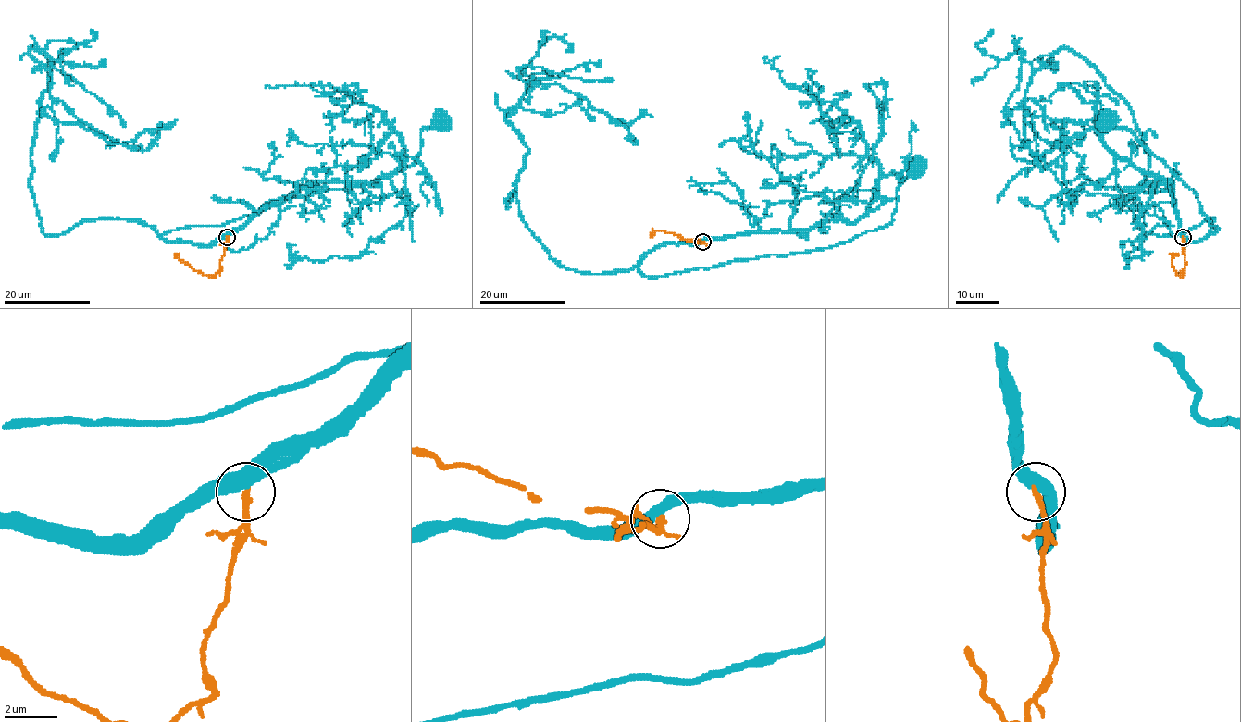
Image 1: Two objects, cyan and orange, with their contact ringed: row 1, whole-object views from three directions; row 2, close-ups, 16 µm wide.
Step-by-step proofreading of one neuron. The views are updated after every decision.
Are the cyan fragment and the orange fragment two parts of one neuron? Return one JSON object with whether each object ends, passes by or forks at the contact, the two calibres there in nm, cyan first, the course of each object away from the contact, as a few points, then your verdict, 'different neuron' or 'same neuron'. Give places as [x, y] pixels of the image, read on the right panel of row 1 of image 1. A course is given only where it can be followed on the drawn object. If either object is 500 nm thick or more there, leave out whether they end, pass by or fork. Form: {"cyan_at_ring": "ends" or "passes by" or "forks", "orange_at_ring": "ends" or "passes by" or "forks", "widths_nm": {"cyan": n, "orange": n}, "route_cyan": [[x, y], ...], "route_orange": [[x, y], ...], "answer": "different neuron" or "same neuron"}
{"cyan_at_ring": "passes by", "orange_at_ring": "ends", "widths_nm": {"cyan": 440, "orange": 200}, "route_cyan": [[1182, 237], [1183, 244], [1195, 242], [1218, 228], [1161, 160], [1104, 119]], "route_orange": [[1183, 237], [1185, 262], [1181, 277], [1172, 263], [1178, 254]], "answer": "different neuron"}

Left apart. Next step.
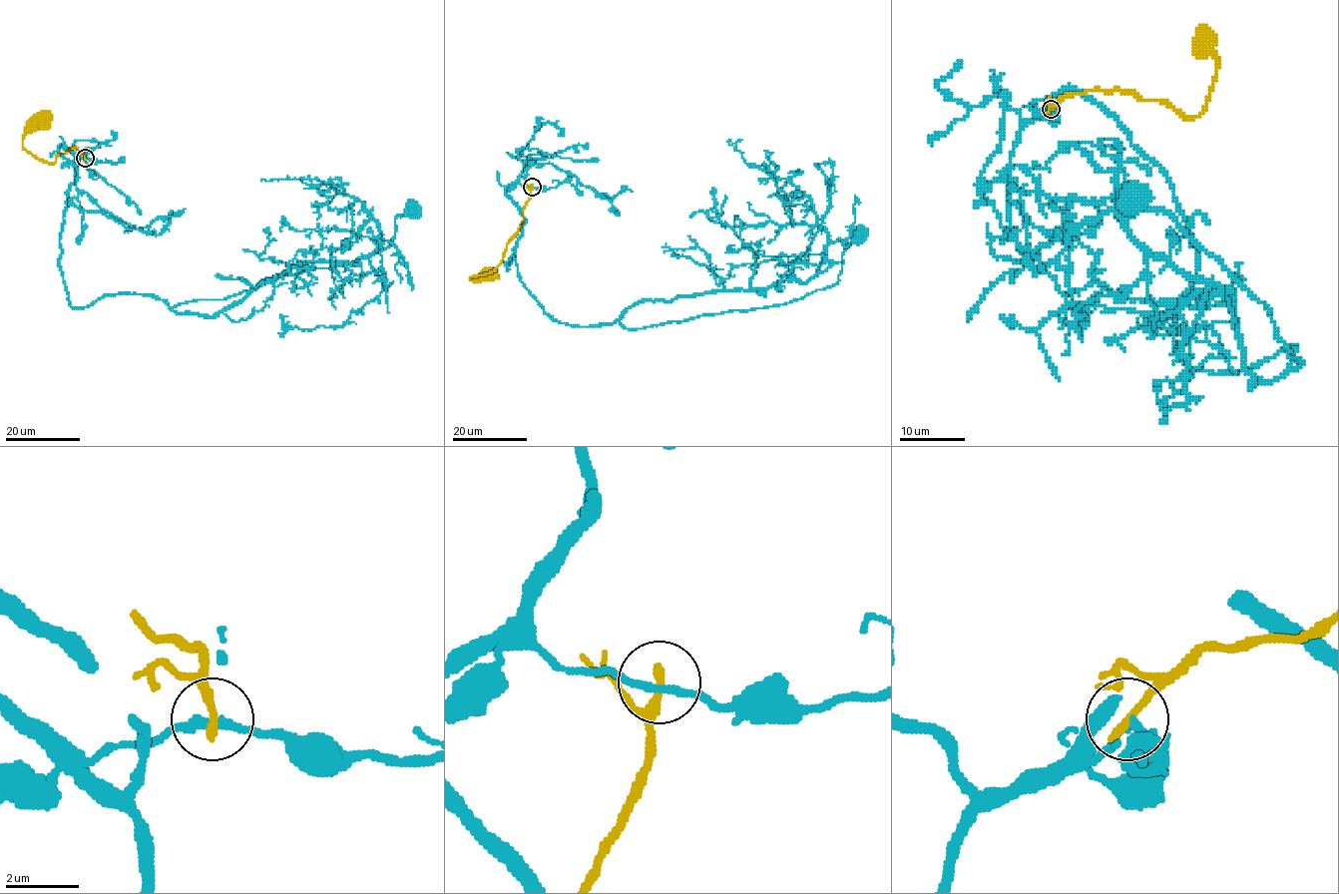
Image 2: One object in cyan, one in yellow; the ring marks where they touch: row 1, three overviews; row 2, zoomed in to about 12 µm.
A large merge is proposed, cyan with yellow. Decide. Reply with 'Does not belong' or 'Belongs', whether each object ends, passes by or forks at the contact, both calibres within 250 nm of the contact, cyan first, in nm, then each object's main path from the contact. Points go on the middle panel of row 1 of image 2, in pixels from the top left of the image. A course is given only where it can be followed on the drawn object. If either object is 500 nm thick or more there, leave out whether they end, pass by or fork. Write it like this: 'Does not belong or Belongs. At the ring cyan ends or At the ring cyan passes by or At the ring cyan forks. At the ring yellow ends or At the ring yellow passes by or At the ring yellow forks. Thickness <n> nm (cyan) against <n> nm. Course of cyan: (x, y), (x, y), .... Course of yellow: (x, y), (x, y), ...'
Does not belong. At the ring cyan passes by. At the ring yellow ends. Thickness 220 nm (cyan) against 260 nm. Course of cyan: (532, 187), (506, 189), (524, 219), (507, 269), (511, 255), (568, 324), (800, 299), (838, 280), (861, 231). Course of yellow: (532, 187), (524, 221), (507, 244), (503, 260), (489, 272), (469, 278), (489, 279), (492, 273)

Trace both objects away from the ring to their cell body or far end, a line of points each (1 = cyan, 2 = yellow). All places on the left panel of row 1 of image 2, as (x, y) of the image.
1: (85, 158), (59, 147), (77, 159), (59, 261), (74, 308), (339, 266), (414, 209)
2: (85, 158), (77, 147), (60, 153), (53, 163), (33, 157), (22, 140), (42, 128), (45, 121)

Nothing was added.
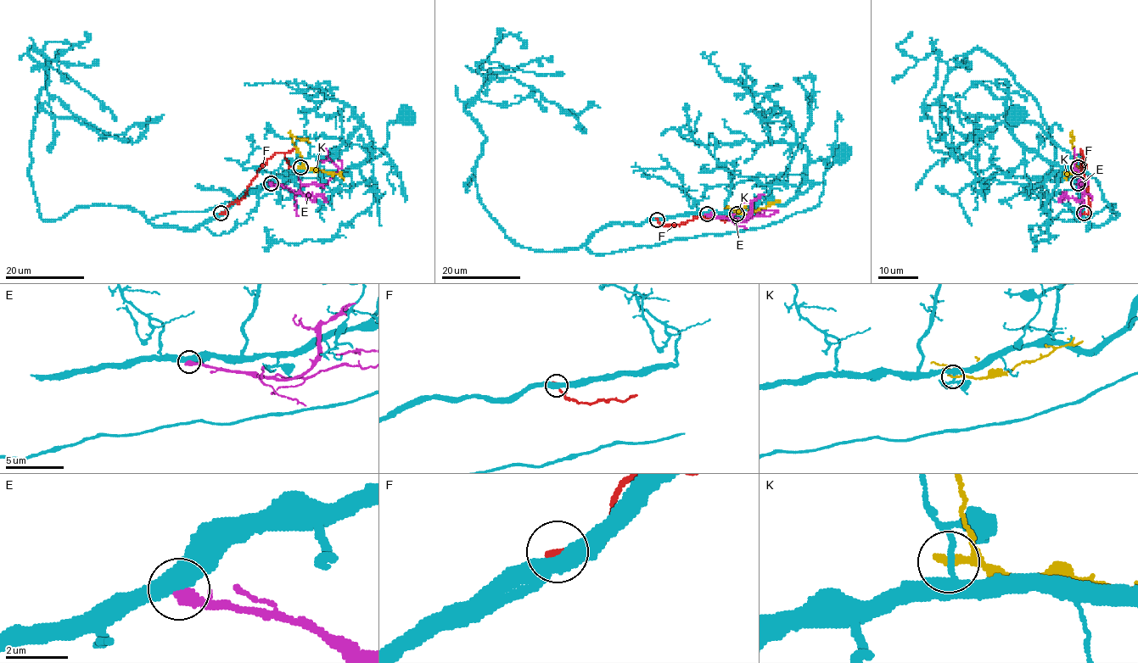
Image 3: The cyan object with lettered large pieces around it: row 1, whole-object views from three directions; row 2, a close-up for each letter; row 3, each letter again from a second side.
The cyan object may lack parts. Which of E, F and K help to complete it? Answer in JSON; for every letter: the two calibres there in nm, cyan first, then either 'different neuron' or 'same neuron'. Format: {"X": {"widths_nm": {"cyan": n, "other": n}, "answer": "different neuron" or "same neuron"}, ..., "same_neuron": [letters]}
{"E": {"widths_nm": {"cyan": 500, "other": 280}, "answer": "different neuron"}, "F": {"widths_nm": {"cyan": 500, "other": 200}, "answer": "different neuron"}, "K": {"widths_nm": {"cyan": 170, "other": 180}, "answer": "different neuron"}, "same_neuron": []}

